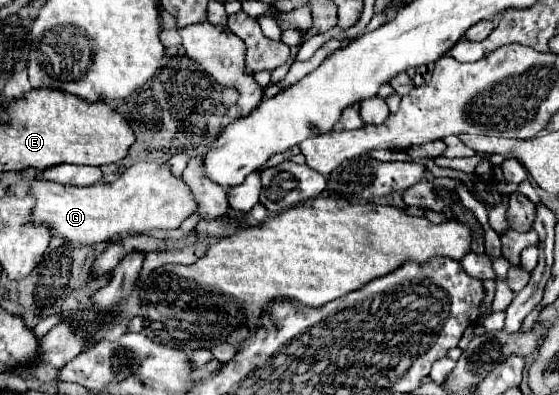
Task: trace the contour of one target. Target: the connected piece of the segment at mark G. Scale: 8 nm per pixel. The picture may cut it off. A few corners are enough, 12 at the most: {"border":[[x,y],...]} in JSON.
{"border":[[167,166],[75,188],[25,168],[33,224],[75,246],[179,228],[195,210]]}

